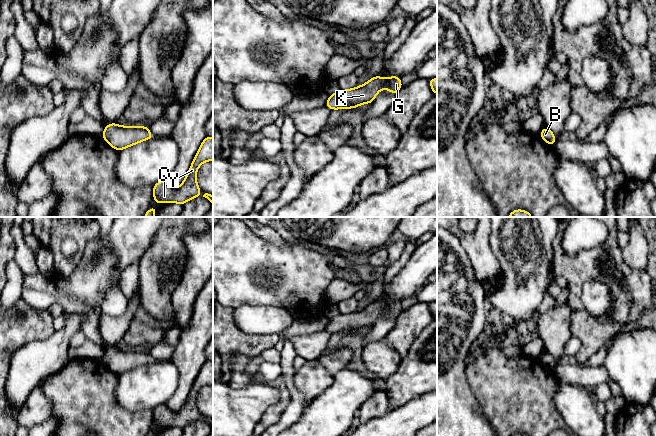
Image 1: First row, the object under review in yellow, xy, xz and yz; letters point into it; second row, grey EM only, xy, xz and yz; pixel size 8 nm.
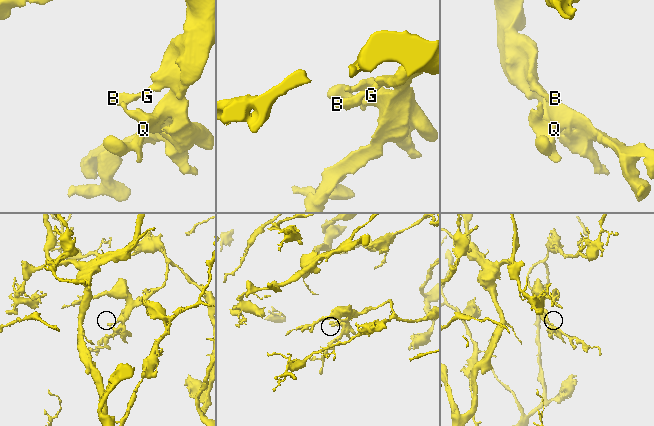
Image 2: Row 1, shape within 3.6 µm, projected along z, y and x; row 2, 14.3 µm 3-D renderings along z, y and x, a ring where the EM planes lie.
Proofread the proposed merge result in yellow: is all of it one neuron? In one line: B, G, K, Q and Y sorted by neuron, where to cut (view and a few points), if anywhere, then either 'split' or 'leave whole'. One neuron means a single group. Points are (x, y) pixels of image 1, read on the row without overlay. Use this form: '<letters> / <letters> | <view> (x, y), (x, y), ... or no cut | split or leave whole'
B G K Q Y | no cut | leave whole

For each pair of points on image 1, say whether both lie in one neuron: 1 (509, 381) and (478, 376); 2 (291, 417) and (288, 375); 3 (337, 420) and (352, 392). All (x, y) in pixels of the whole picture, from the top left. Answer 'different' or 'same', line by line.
1: same
2: same
3: same

